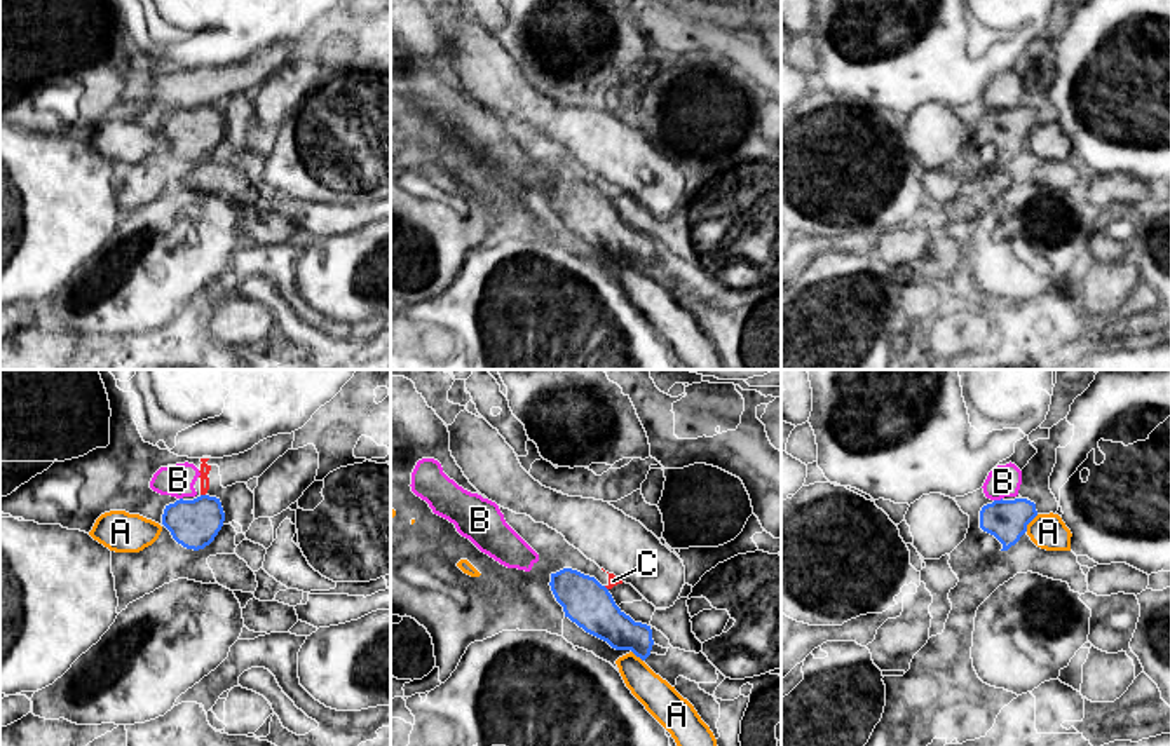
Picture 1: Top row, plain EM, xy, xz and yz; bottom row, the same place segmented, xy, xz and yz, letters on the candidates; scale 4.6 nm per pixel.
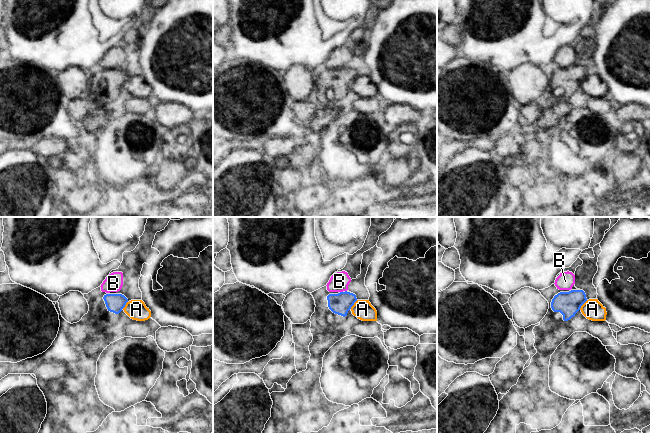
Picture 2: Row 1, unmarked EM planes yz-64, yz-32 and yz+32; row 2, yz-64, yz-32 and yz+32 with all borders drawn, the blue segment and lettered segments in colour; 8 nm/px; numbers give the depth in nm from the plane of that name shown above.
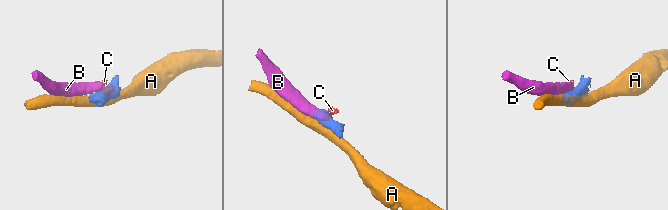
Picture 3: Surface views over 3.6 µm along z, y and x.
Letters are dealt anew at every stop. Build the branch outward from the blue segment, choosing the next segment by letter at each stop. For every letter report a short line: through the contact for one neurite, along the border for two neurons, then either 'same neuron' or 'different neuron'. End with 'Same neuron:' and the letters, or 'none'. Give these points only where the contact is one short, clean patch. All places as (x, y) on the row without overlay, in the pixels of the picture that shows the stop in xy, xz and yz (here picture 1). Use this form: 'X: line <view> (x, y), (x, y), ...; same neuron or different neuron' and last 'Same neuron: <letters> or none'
A: line yz (1038, 124), (1026, 140); different neuron
B: line yz (1001, 107), (994, 110); different neuron
C: line xy (201, 103), (204, 105); different neuron
Same neuron: none

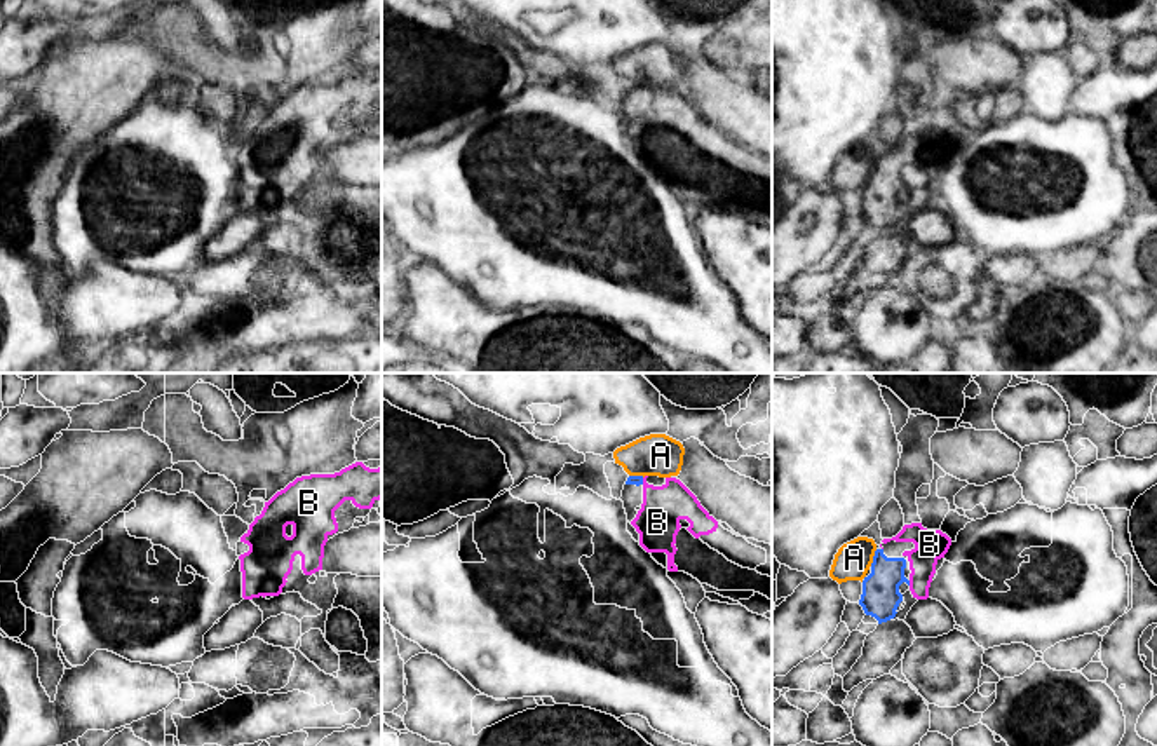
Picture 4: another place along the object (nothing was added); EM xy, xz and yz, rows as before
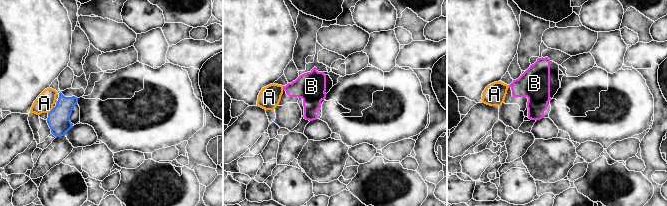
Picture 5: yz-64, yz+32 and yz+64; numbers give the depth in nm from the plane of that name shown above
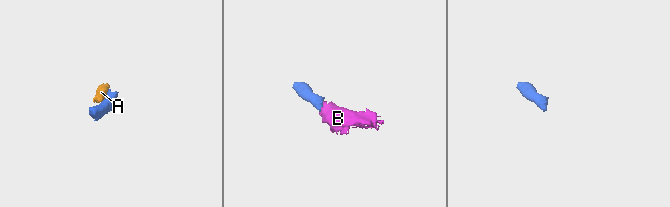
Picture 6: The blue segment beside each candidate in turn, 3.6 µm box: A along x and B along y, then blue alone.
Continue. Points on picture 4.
A: line yz (877, 159), (870, 175); different neuron
B: same neuron
Same neuron: B

